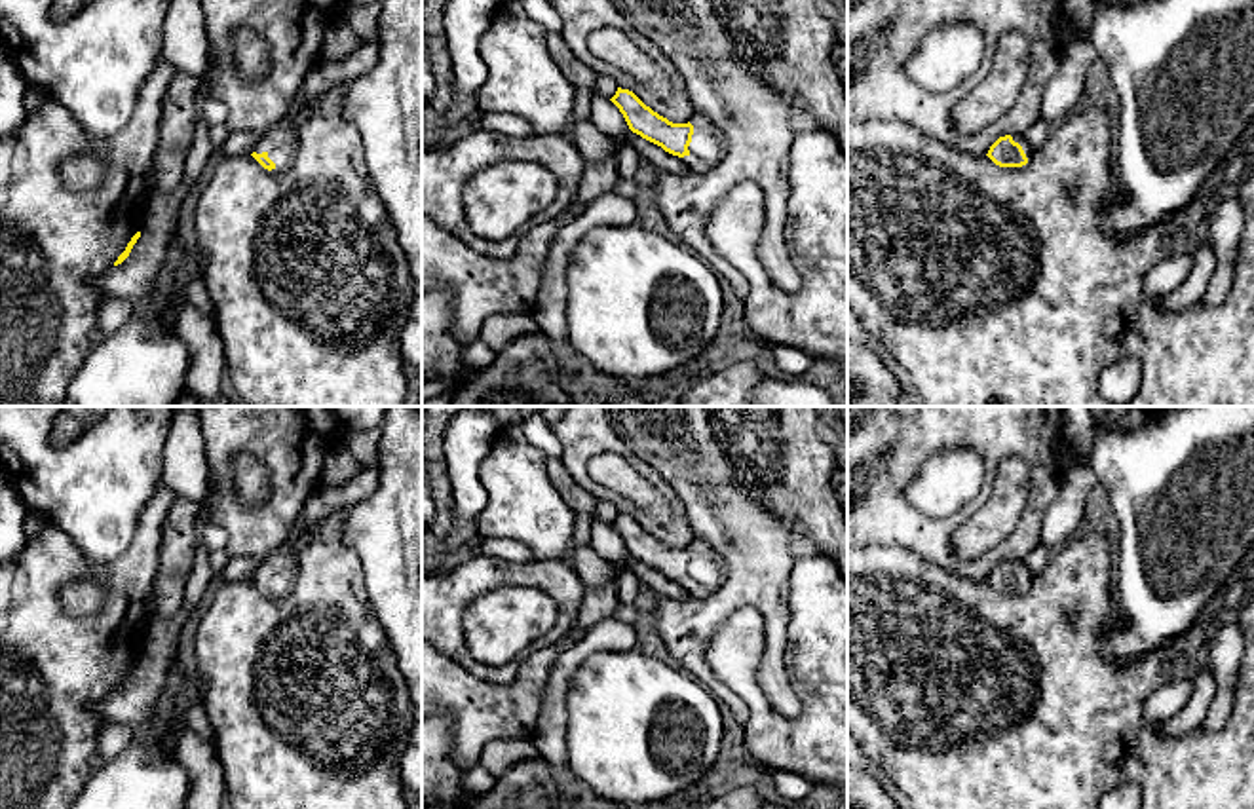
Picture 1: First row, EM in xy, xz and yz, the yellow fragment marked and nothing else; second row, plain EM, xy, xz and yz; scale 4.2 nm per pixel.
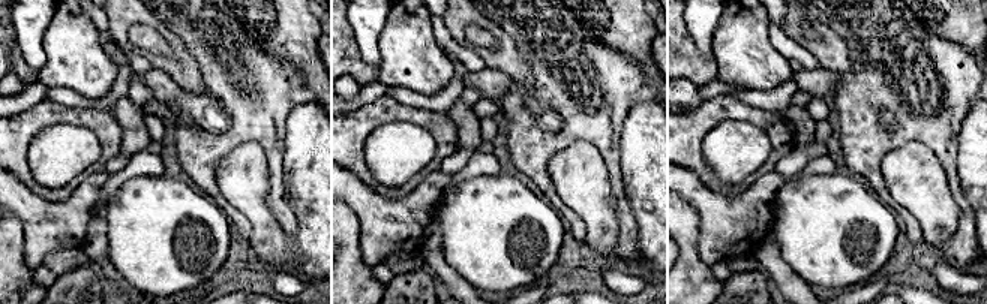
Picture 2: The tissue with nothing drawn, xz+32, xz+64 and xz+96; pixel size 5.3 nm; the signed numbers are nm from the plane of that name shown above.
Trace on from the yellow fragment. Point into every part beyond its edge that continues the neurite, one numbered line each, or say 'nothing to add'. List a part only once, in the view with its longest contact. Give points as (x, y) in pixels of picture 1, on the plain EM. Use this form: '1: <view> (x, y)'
1: xz (707, 574)

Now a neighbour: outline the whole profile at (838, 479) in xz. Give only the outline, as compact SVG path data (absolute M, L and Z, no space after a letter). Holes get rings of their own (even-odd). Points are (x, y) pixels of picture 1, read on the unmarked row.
M834 469L830 475L830 486L847 517L847 469Z

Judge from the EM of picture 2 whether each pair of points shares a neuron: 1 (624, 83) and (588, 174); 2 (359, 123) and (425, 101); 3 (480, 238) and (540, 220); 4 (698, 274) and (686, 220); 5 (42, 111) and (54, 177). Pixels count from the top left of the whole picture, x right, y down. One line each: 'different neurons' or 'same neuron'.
1: different neurons
2: different neurons
3: same neuron
4: same neuron
5: different neurons

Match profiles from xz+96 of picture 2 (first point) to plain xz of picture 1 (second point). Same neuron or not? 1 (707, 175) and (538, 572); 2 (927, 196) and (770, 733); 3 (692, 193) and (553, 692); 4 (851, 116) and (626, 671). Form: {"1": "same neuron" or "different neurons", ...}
{"1": "same neuron", "2": "same neuron", "3": "different neurons", "4": "different neurons"}

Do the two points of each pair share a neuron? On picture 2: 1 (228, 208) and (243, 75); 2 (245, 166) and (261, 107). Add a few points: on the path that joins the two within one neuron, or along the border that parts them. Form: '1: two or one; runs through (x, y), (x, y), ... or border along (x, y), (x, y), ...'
1: one; runs through (209, 175), (209, 159), (243, 125), (243, 108)
2: two; border along (267, 154), (257, 143), (239, 143), (221, 157)

